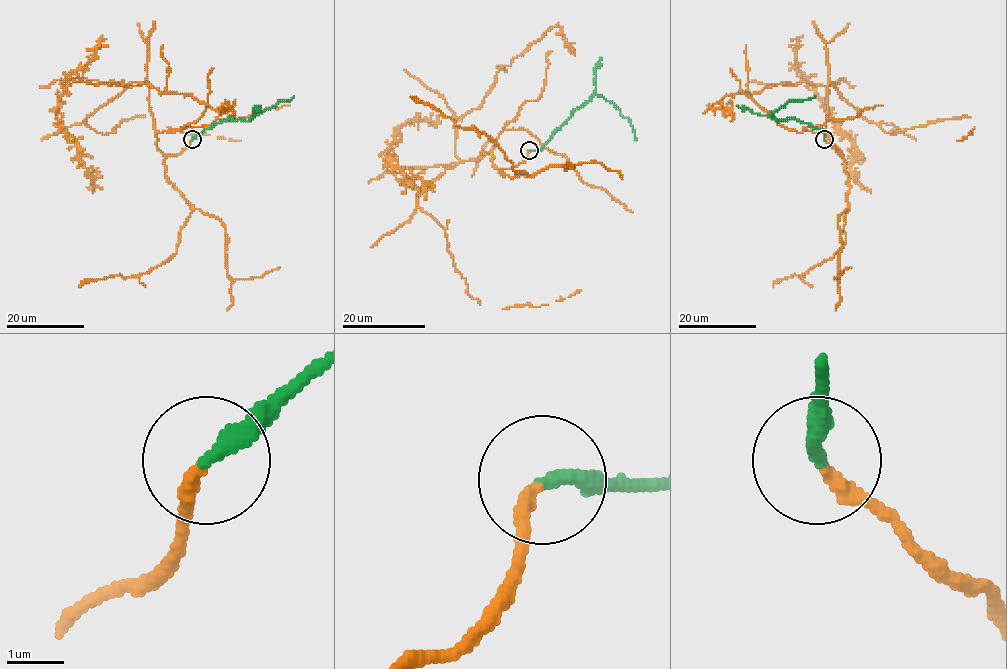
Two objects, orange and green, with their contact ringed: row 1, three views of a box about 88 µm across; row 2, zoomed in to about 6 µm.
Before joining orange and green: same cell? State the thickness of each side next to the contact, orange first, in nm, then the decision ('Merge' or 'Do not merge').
Thickness 240 nm (orange) against 320 nm. Merge

